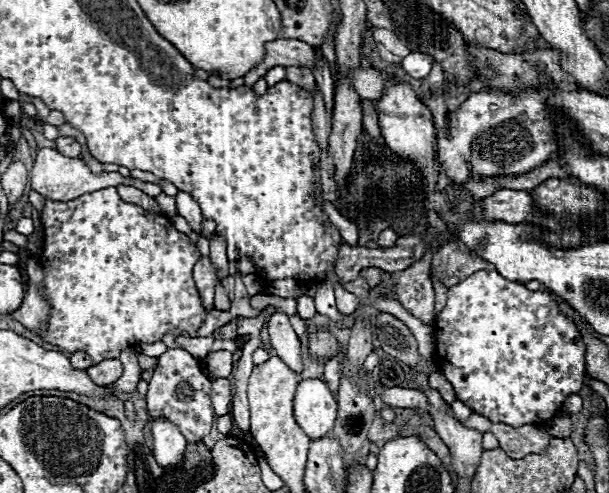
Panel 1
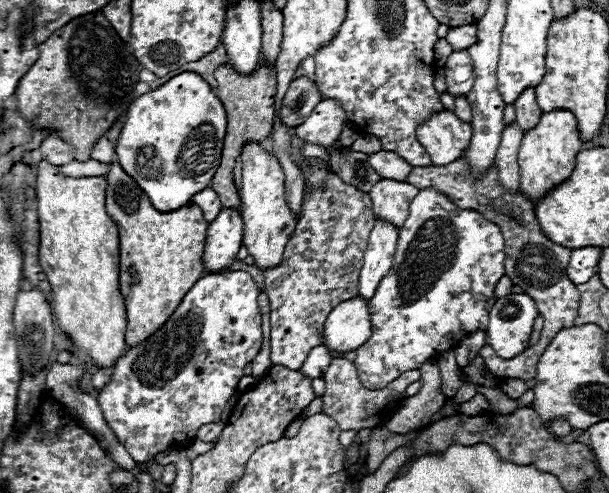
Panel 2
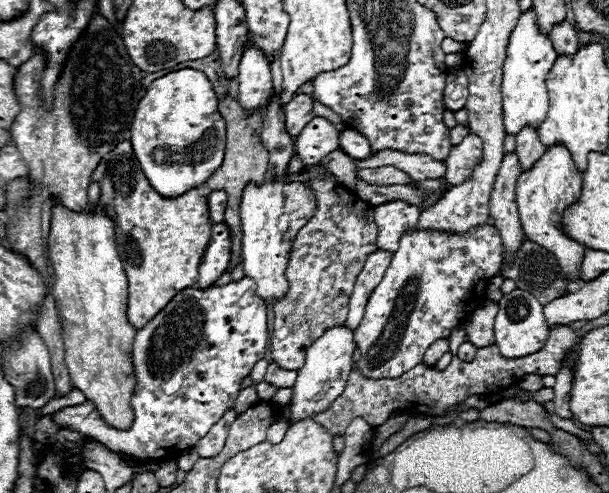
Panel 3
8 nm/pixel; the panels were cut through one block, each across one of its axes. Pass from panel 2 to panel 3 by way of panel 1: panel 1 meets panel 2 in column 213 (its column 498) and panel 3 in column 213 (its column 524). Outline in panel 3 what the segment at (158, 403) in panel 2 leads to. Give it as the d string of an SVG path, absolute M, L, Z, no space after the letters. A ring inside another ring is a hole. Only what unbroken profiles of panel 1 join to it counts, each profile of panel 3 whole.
M250 278L228 282L224 286L210 286L204 290L186 288L136 332L132 358L138 384L132 394L134 426L130 430L120 432L106 426L92 402L66 406L52 414L52 420L60 428L70 428L84 436L92 436L110 450L122 452L134 460L164 460L180 456L182 450L192 448L200 438L204 438L204 434L208 434L208 430L226 414L226 410L234 406L242 380L250 376L252 366L264 358L268 344L268 318L266 304L256 296L254 288L255 284Z

